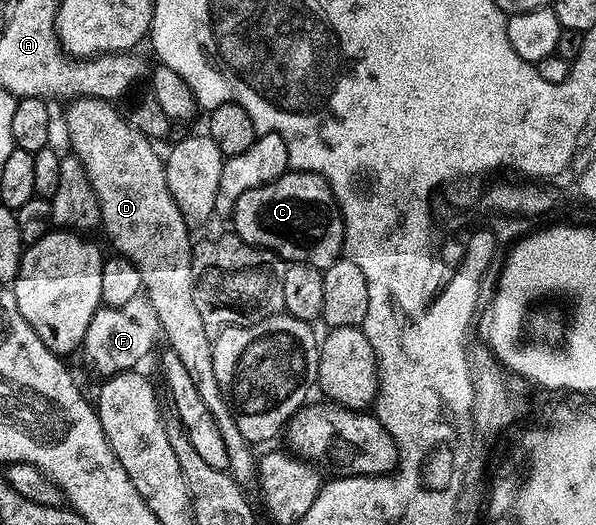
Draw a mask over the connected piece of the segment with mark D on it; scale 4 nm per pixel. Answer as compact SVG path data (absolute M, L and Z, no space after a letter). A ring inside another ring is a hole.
M79 96L66 109L66 133L70 136L73 156L80 159L84 171L88 171L88 179L92 183L92 191L96 191L96 199L100 203L102 212L101 228L106 229L110 241L115 245L121 256L127 257L140 271L144 295L150 300L150 306L158 316L158 328L164 341L167 341L169 352L184 363L188 376L196 386L200 399L204 399L204 407L212 415L212 419L220 427L220 435L224 435L224 447L228 450L229 474L239 485L249 486L256 477L256 453L253 453L251 442L240 435L240 427L236 427L236 419L220 391L220 383L216 383L214 370L214 343L208 326L196 311L194 298L194 268L192 267L192 240L190 241L191 226L186 224L184 215L180 215L180 207L172 199L168 191L166 166L163 158L158 157L154 150L155 142L136 131L125 116L122 117L114 110L115 106L109 101L102 101L99 97Z

